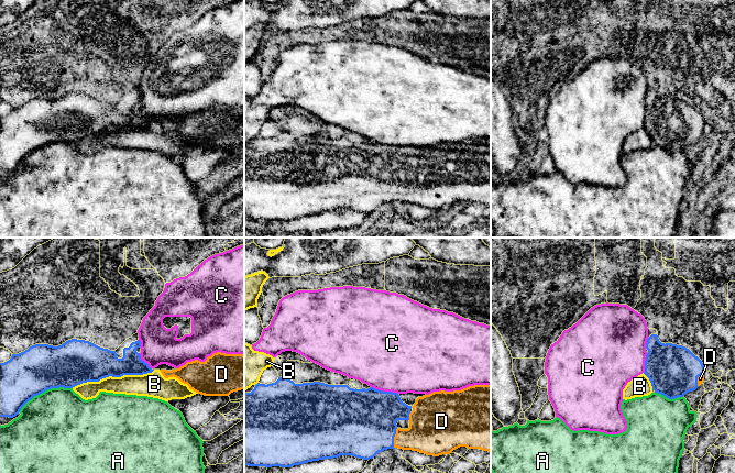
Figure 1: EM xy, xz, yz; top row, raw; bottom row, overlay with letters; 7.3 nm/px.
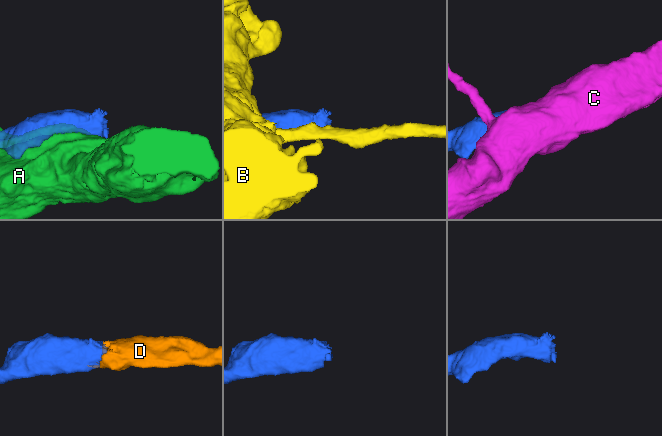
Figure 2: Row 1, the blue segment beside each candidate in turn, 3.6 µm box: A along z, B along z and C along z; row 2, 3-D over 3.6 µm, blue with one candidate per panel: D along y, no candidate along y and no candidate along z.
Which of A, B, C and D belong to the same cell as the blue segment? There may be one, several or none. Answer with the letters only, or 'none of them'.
D

